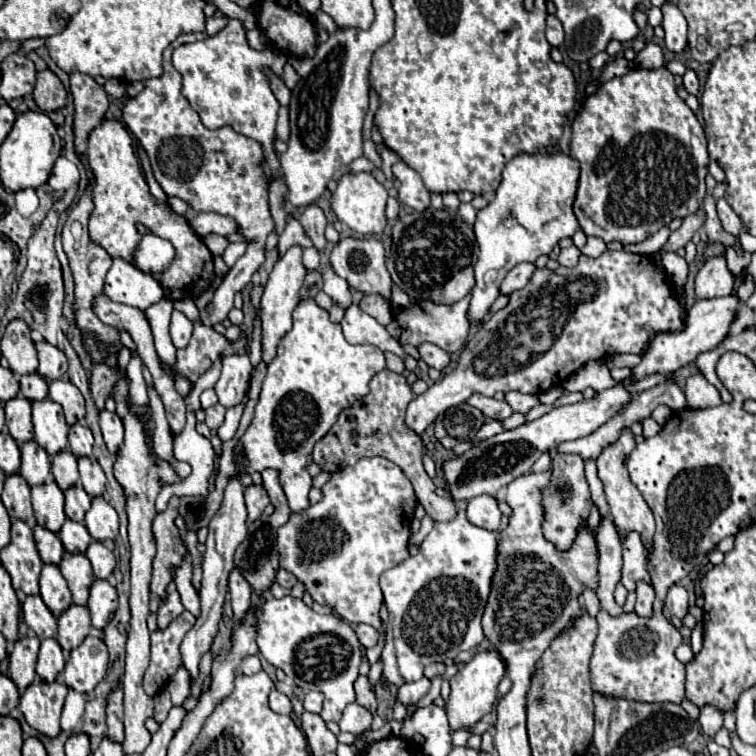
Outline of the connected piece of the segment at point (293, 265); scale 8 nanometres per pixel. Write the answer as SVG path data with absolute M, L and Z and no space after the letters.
M290 246L284 256L276 262L262 294L260 312L262 312L262 360L268 364L276 356L278 340L292 328L292 312L298 306L298 290L306 278L306 268L302 264L302 246Z

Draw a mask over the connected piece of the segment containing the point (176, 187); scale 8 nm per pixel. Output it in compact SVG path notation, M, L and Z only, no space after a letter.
M216 10L214 16L206 18L204 32L178 36L164 50L164 74L160 78L146 80L144 90L138 96L128 98L122 108L124 122L146 150L152 174L162 190L168 196L184 200L196 214L216 212L234 218L238 224L236 232L246 238L246 254L238 258L232 270L224 276L224 282L214 292L212 304L200 312L206 326L214 326L226 320L234 306L234 294L242 290L250 282L252 274L262 266L266 236L274 228L274 220L268 210L268 176L264 172L262 144L234 132L232 128L206 128L202 120L198 120L198 112L186 104L186 96L182 96L182 74L172 66L172 52L176 46L218 34L228 24L228 20L230 18L226 14Z

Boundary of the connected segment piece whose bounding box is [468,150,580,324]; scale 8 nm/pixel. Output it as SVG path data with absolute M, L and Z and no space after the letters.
M544 150L534 156L518 154L506 164L494 200L478 212L474 222L480 252L474 266L476 284L472 288L472 300L468 308L470 324L484 320L494 300L500 296L498 288L504 276L516 264L534 262L540 254L550 254L558 240L570 238L580 228L572 212L578 174L578 162L566 152L550 154Z

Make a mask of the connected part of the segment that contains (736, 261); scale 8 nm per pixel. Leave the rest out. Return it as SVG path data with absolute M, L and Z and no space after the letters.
M726 246L726 260L728 260L728 268L734 276L738 276L744 268L744 262L742 262L742 256L744 254L738 254L734 246Z

